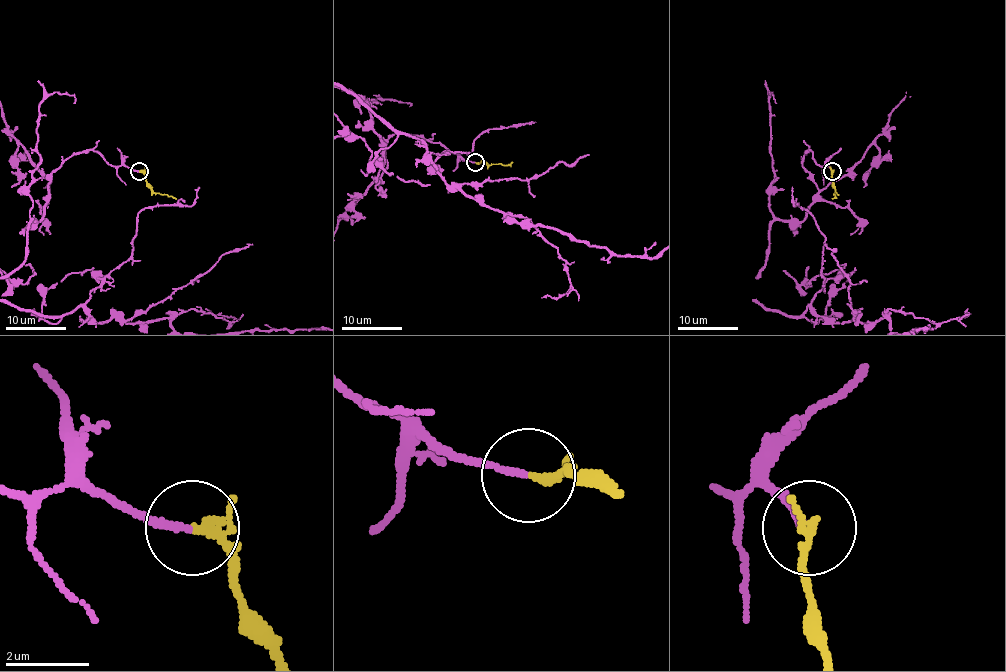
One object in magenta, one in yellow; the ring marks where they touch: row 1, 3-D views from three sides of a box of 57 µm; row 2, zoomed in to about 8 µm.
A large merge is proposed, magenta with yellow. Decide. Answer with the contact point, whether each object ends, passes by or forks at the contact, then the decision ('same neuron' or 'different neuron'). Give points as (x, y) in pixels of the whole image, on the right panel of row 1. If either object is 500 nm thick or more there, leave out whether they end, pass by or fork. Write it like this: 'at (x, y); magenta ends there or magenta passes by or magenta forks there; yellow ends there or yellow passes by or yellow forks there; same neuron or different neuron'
at (832, 171); magenta ends there; yellow passes by; same neuron

